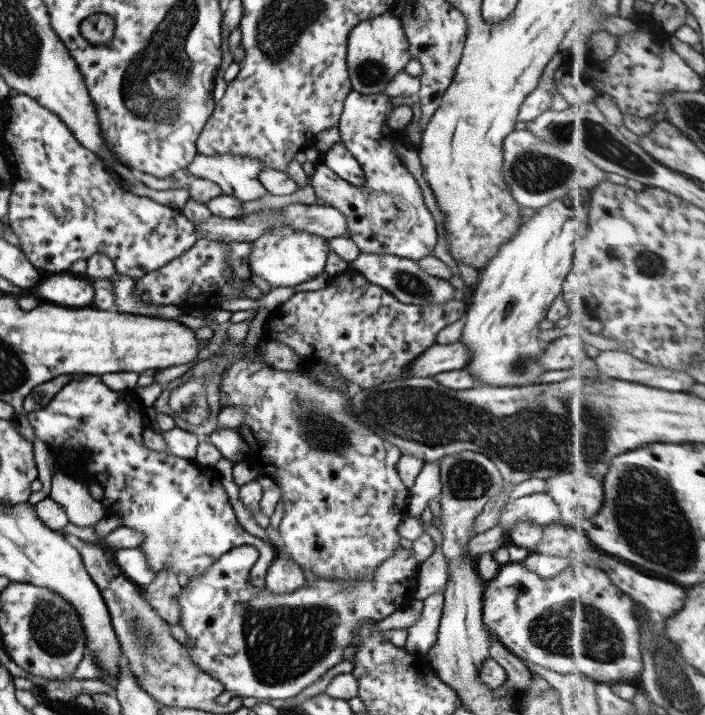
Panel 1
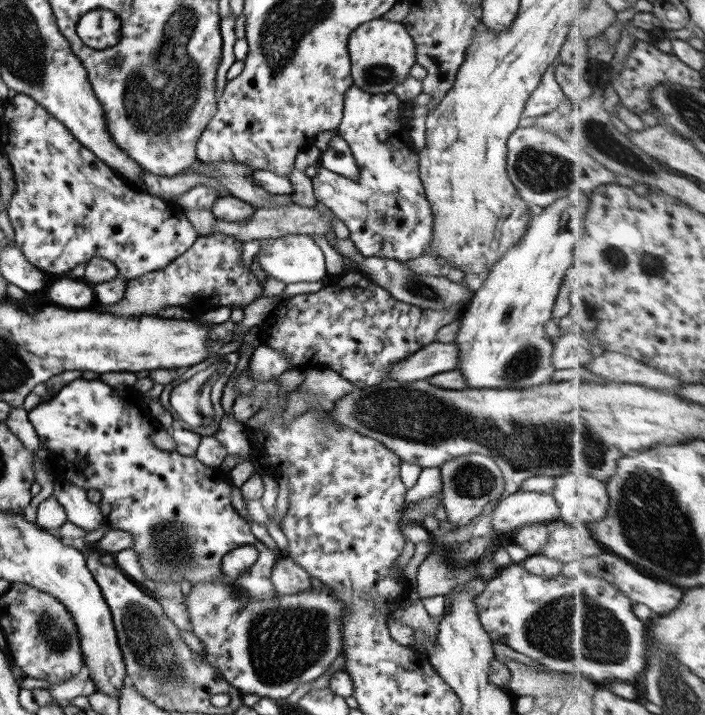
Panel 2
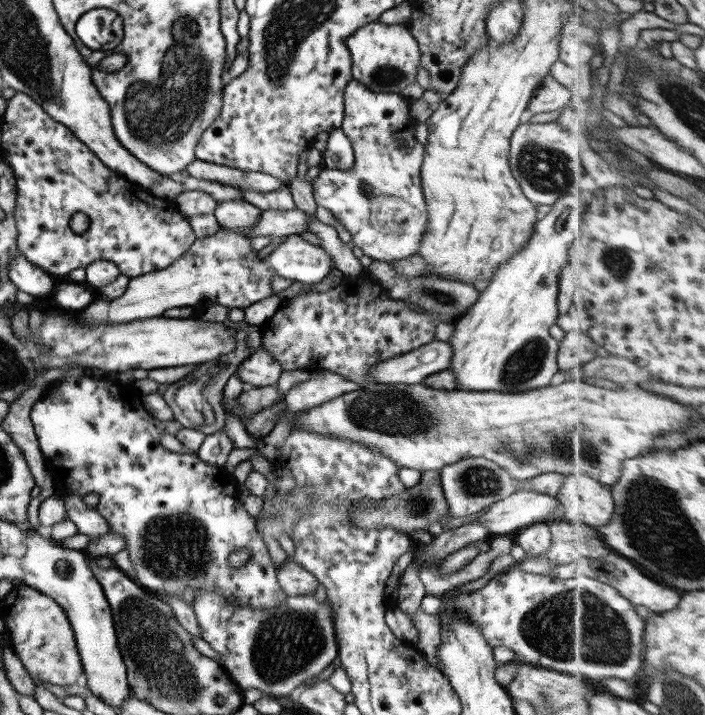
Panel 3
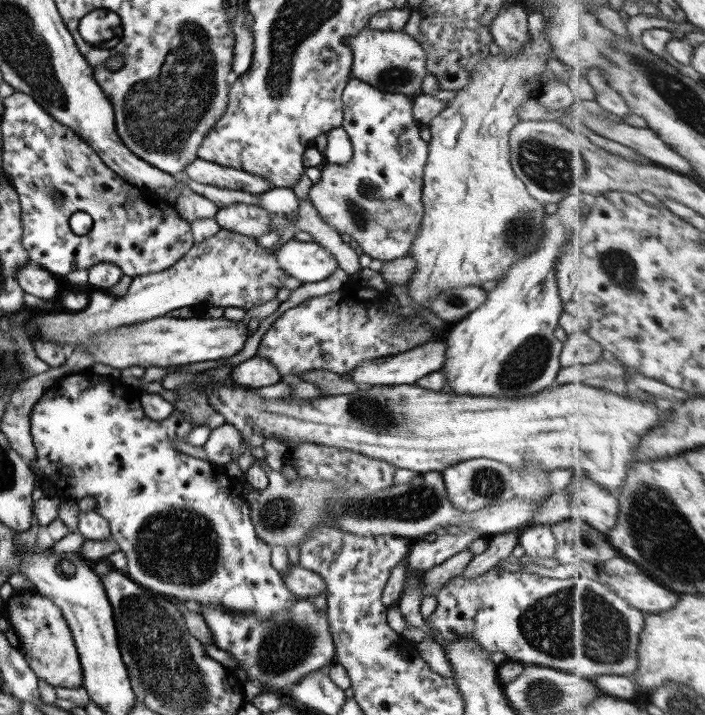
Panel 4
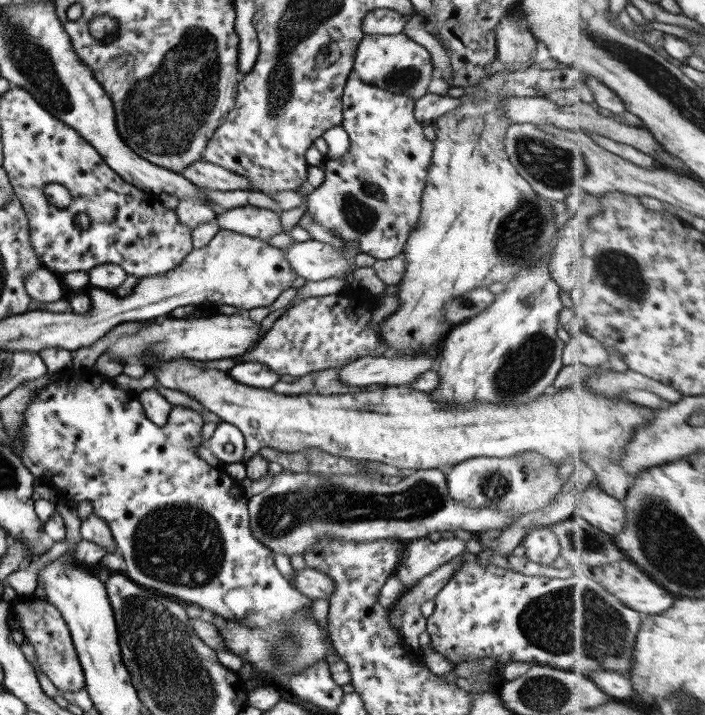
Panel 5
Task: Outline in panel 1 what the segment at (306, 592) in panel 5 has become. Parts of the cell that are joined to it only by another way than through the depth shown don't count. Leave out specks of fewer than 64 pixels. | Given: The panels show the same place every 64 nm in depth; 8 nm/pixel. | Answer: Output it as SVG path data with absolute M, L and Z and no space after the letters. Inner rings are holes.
M277 558L268 568L265 578L266 588L279 595L286 595L302 588L308 573L291 559Z

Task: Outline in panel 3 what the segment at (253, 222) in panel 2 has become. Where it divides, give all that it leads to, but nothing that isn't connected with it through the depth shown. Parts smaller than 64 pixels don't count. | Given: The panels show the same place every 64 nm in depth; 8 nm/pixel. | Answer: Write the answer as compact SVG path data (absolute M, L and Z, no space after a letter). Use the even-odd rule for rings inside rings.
M298 208L294 210L262 210L259 223L250 232L234 230L244 236L299 236L309 227L309 216Z

